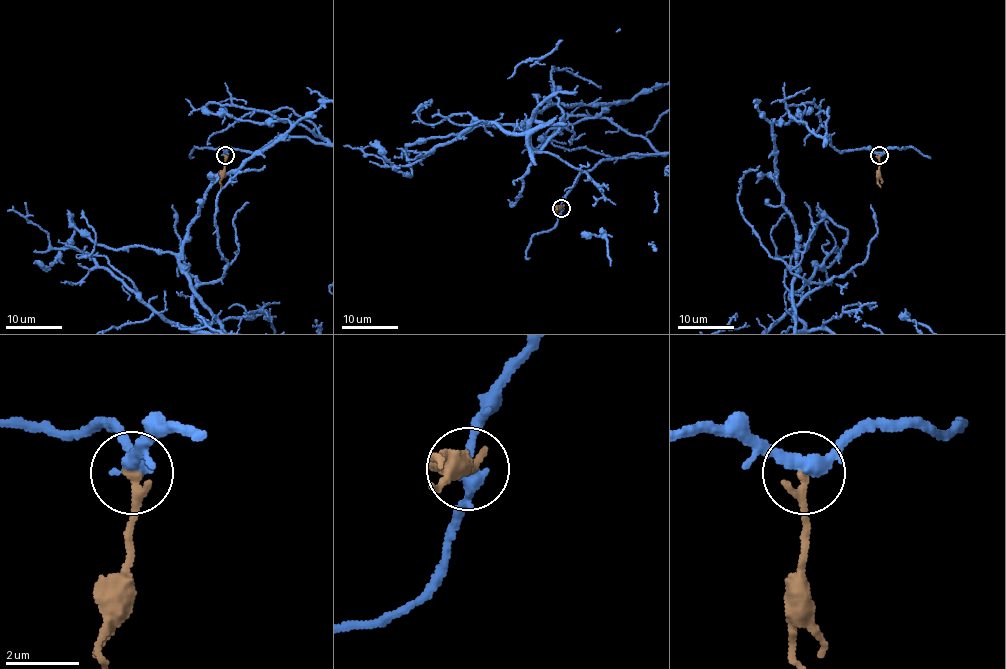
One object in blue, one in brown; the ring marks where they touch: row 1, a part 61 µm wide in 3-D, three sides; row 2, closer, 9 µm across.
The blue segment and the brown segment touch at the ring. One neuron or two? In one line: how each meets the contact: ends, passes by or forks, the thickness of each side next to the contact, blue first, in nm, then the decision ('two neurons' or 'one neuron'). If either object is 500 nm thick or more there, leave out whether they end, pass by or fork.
blue passes by; brown ends; calibres 360 and 260 nm; two neurons

